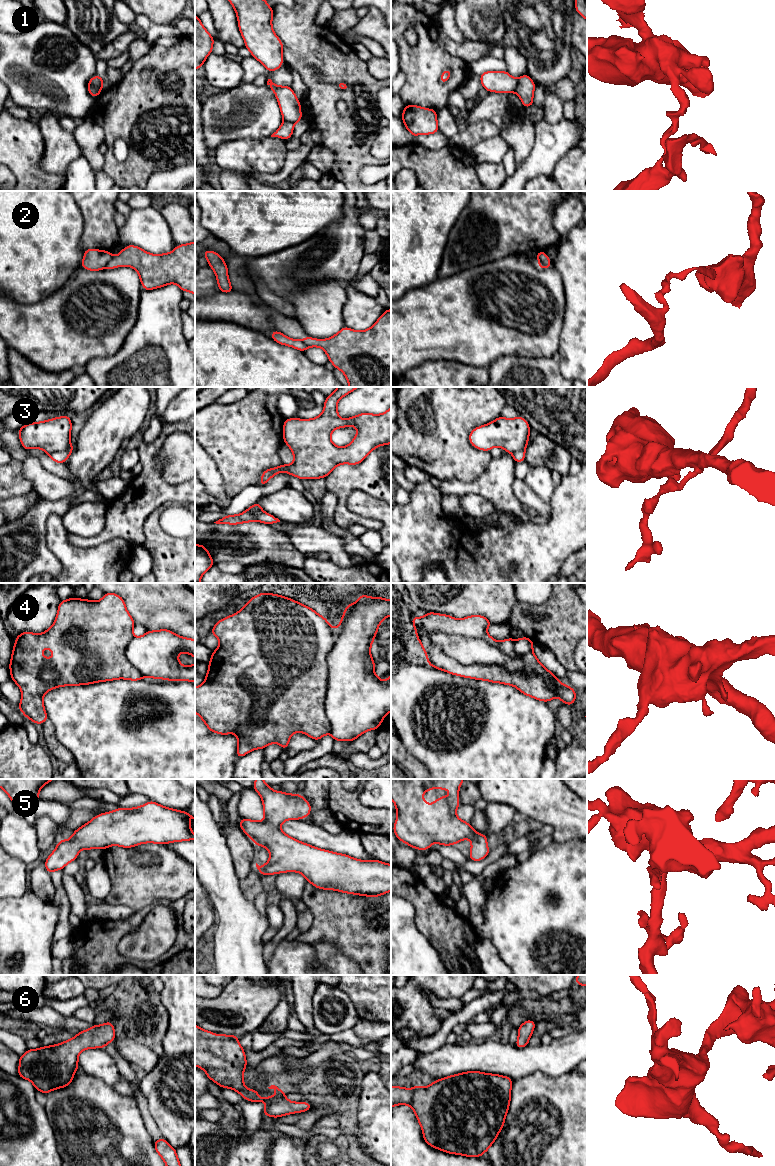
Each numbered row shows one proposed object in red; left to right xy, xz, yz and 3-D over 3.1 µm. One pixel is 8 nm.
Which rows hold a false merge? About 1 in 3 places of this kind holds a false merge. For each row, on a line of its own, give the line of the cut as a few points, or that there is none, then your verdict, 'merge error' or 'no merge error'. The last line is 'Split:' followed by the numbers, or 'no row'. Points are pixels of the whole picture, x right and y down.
1: cut yz (518, 79), (515, 91); merge error
2: cut xy (113, 257), (106, 266); merge error
3: cut xy (70, 444), (65, 449), (52, 452), (49, 455); merge error
4: cut yz (429, 636), (461, 663), (511, 672), (532, 651); merge error
5: cut none; no merge error
6: cut none; no merge error
Split: 1, 2, 3, 4

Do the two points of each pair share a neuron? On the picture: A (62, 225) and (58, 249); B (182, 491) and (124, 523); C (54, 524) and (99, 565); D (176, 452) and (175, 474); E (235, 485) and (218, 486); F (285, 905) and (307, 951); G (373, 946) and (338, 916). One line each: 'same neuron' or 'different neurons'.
A: same neuron
B: same neuron
C: same neuron
D: same neuron
E: different neurons
F: different neurons
G: same neuron

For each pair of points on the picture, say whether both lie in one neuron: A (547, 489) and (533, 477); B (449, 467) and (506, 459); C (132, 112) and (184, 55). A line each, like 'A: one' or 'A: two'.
A: one
B: two
C: one

